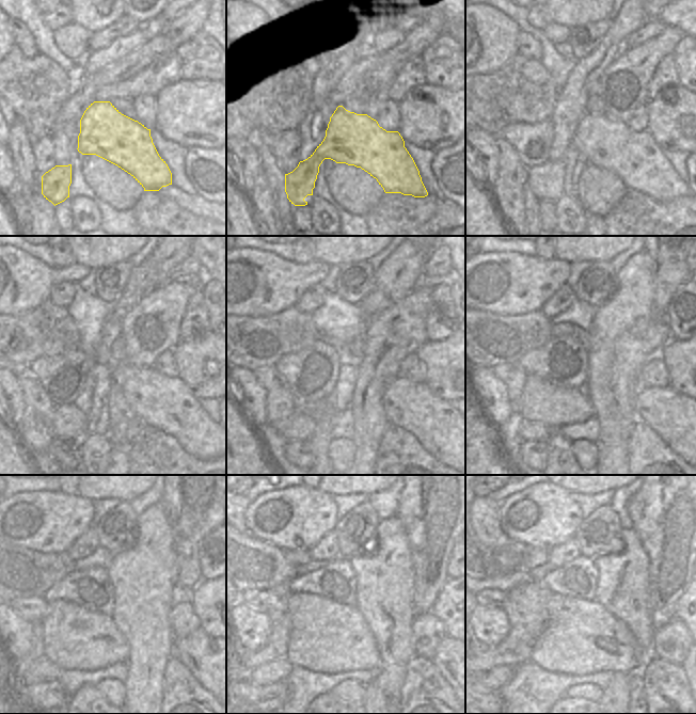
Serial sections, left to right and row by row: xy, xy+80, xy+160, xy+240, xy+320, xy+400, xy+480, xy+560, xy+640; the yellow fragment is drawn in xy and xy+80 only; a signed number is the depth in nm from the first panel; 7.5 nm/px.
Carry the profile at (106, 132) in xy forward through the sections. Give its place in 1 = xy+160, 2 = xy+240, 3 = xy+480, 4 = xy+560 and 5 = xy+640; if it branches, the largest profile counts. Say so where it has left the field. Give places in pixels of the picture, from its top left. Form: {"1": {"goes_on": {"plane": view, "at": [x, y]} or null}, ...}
{"1": {"goes_on": {"plane": "xy+160", "at": [634, 157]}}, "2": {"goes_on": {"plane": "xy+240", "at": [167, 403]}}, "3": {"goes_on": {"plane": "xy+480", "at": [204, 655]}}, "4": {"goes_on": {"plane": "xy+560", "at": [443, 660]}}, "5": {"goes_on": {"plane": "xy+640", "at": [682, 665]}}}

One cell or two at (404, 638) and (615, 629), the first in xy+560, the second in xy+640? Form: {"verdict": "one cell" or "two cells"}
{"verdict": "two cells"}

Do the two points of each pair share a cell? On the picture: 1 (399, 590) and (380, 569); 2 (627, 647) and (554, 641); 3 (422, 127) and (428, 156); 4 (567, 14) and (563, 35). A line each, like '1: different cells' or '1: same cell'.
1: same cell
2: same cell
3: different cells
4: different cells

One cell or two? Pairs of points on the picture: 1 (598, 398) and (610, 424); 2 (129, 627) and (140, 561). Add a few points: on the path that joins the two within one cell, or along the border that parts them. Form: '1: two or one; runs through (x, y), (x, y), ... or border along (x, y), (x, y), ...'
1: one; runs through (604, 405), (608, 417)
2: one; runs through (140, 611), (140, 577)

